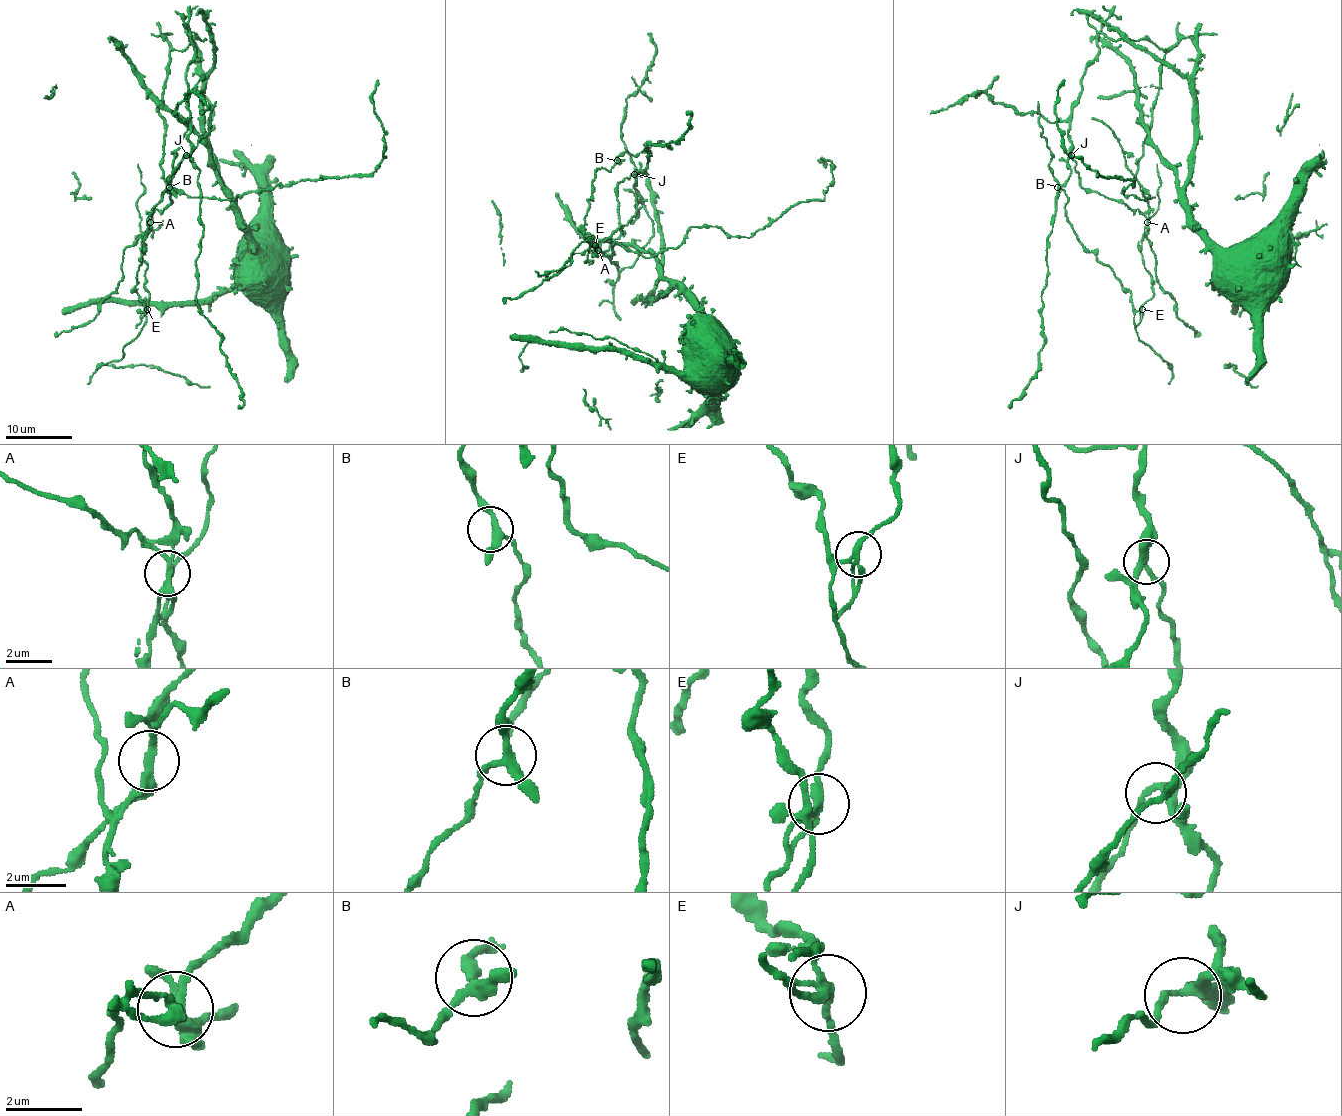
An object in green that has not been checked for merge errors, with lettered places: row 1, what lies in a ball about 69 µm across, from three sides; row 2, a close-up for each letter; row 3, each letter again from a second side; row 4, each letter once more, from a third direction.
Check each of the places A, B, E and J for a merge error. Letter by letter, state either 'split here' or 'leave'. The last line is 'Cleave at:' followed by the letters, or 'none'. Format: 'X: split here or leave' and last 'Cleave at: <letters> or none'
A: split here
B: leave
E: split here
J: leave
Cleave at: A, E

